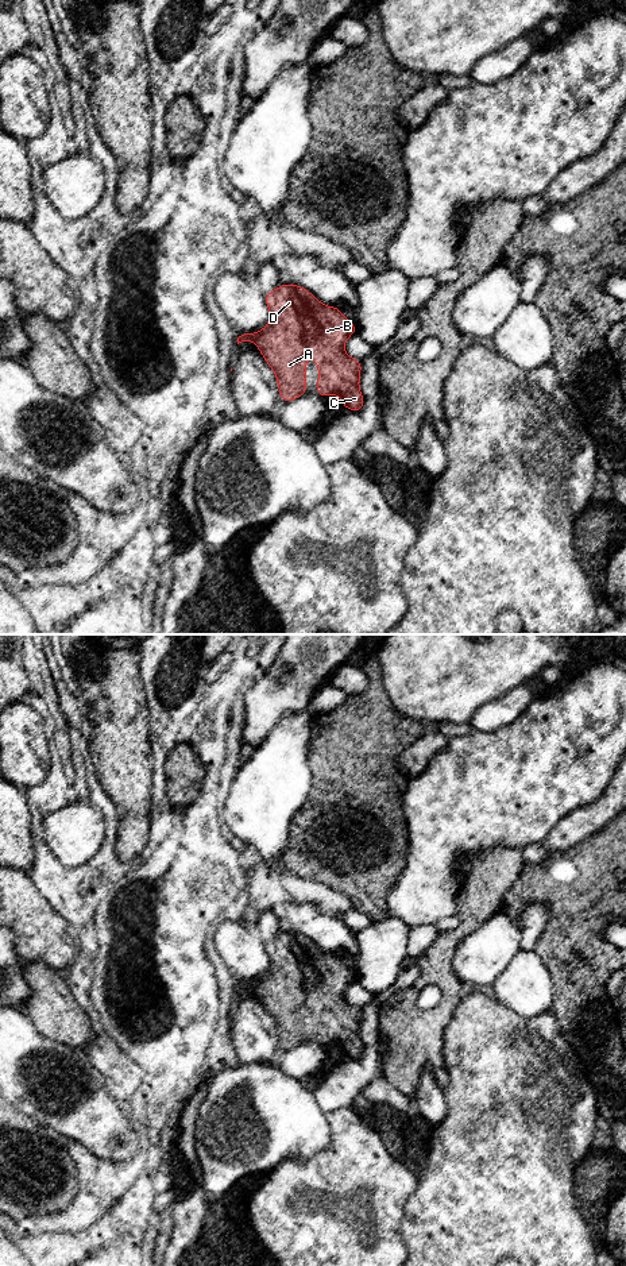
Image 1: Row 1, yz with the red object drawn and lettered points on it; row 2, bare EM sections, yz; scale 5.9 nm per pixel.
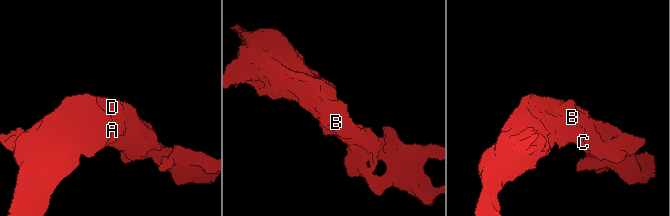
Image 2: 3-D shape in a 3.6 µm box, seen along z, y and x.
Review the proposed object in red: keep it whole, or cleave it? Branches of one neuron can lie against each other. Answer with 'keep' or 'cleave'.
keep

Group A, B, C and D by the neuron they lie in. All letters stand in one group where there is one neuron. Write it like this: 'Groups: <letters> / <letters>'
Groups: A B C D

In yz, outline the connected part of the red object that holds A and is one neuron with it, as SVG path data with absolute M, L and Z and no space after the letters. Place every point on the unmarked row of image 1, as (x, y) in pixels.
M281 931L275 938L264 942L264 947L270 961L267 973L255 981L239 984L237 992L255 991L277 1024L281 1047L290 1050L308 1041L306 1006L310 1004L317 1010L318 1016L316 1041L325 1046L336 1042L347 1058L360 1059L364 1053L359 1035L362 1010L351 1006L344 997L347 987L358 980L358 974L340 960L339 954L324 953L309 938L294 931Z

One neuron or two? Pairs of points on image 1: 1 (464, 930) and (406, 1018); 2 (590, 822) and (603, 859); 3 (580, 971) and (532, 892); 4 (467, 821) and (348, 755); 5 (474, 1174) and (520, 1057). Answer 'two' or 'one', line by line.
1: one
2: two
3: one
4: two
5: one

